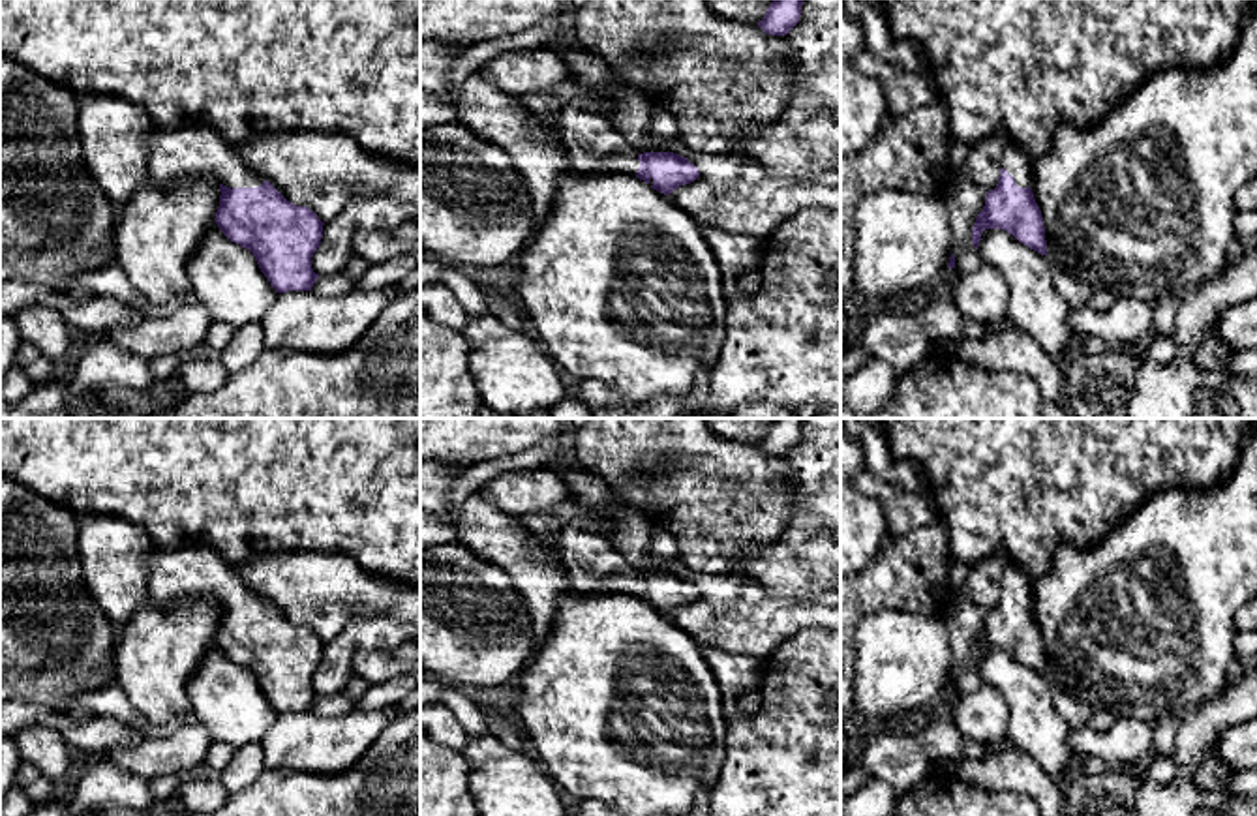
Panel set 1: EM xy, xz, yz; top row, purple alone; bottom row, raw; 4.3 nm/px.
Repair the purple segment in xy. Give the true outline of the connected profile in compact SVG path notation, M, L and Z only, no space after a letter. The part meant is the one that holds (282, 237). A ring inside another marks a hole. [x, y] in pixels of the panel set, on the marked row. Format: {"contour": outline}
{"contour": "M203 124L154 129L148 135L148 174L158 184L189 176L216 180L221 191L216 223L221 233L253 253L276 293L311 291L319 278L311 257L325 223L253 173L238 148L218 131Z"}

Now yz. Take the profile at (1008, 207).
{"contour": "M1015 143L1006 146L998 184L987 191L972 227L976 249L985 229L1007 231L1021 244L1047 255L1043 218L1032 193L1032 158Z"}

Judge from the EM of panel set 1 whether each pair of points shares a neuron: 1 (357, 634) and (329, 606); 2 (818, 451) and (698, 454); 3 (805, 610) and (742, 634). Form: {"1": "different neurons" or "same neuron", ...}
{"1": "different neurons", "2": "different neurons", "3": "same neuron"}

